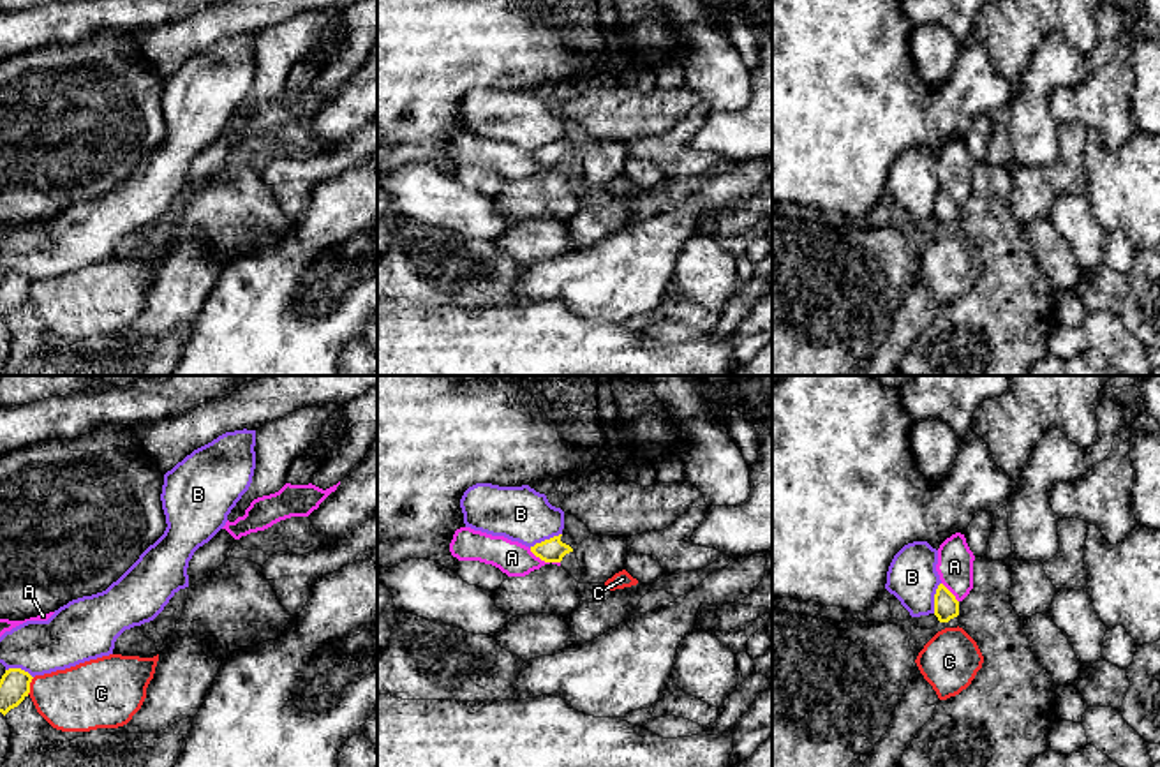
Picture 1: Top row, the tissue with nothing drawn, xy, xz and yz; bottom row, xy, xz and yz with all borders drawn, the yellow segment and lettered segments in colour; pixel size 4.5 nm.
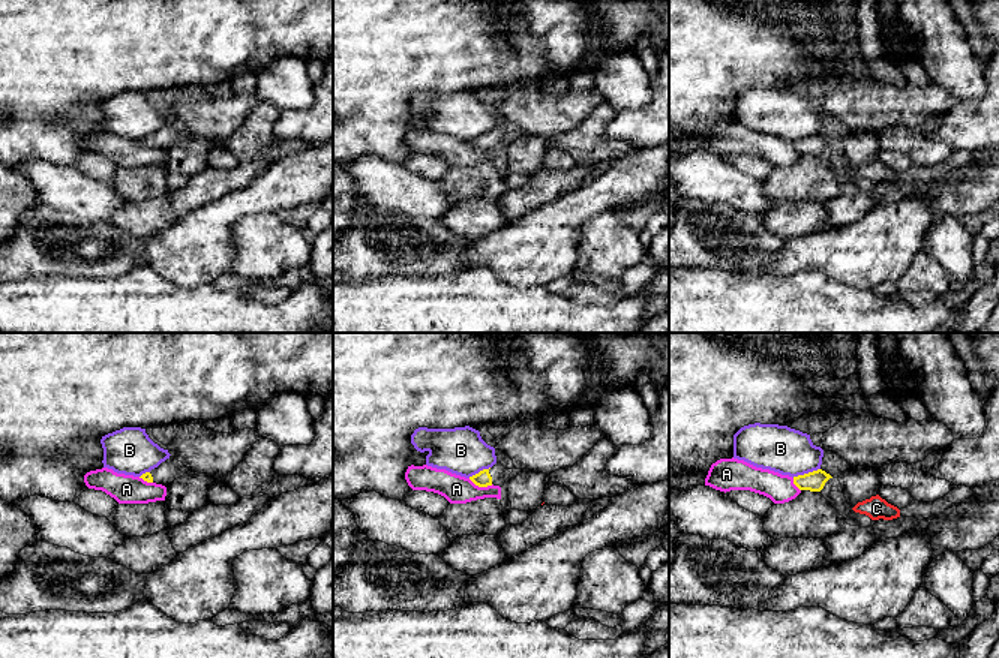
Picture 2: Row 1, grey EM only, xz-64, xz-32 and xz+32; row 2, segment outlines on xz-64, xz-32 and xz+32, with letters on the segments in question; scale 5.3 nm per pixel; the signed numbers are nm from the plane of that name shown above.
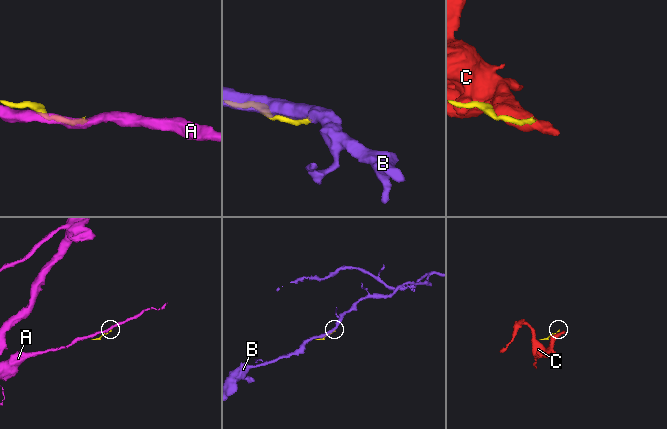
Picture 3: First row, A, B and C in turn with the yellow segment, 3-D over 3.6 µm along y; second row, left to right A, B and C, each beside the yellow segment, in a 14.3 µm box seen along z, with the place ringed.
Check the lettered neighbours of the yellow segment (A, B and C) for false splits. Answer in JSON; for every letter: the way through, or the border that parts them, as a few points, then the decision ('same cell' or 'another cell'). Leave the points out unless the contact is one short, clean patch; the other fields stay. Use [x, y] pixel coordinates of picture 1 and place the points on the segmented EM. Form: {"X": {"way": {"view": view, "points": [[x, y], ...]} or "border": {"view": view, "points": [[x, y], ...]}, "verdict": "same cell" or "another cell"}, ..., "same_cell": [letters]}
{"A": {"verdict": "another cell"}, "B": {"verdict": "another cell"}, "C": {"verdict": "another cell"}, "same_cell": []}

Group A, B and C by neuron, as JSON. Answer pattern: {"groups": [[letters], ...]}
{"groups": [["A"], ["B"], ["C"]]}

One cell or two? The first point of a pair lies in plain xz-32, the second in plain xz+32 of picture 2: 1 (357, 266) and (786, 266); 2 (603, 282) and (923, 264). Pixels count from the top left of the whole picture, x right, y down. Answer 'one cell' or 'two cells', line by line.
1: two cells
2: one cell

